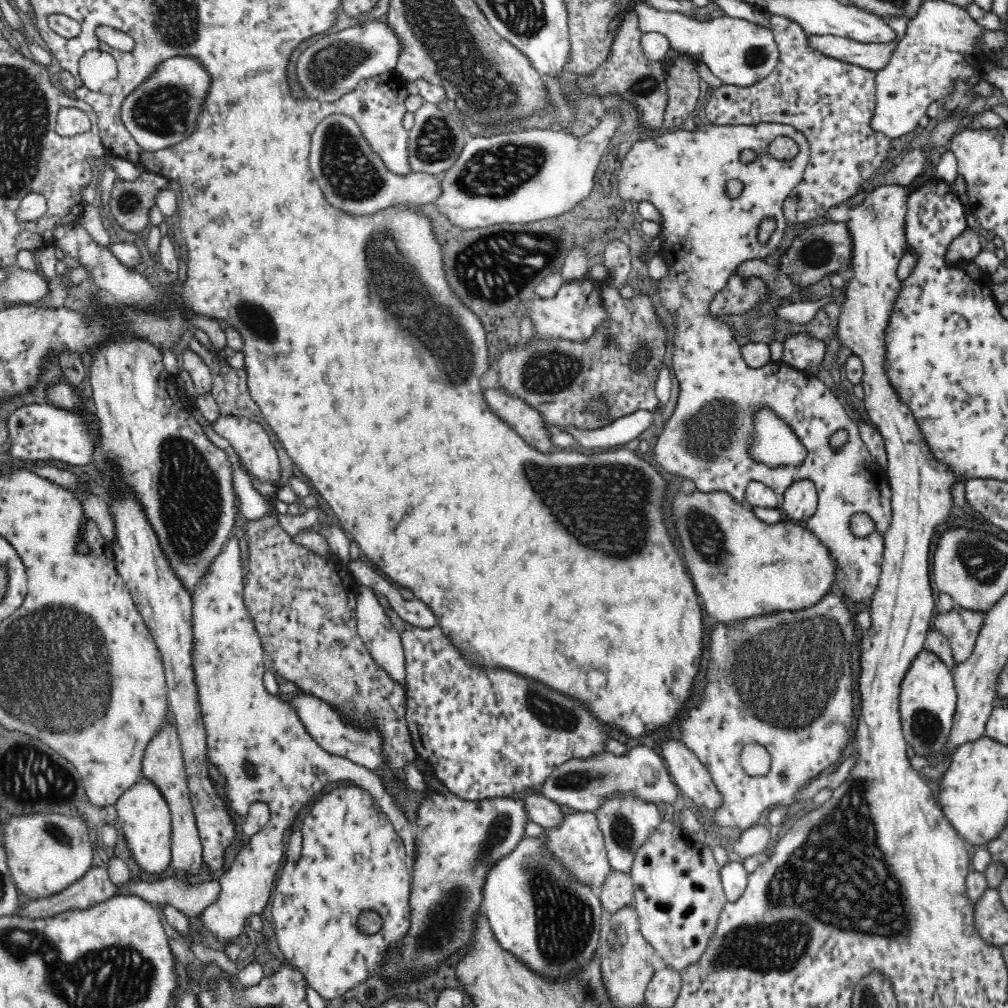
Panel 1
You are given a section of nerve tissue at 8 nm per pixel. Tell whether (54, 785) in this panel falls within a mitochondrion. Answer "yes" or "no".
yes

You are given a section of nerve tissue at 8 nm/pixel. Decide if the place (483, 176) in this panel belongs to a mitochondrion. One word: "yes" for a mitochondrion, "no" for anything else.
yes

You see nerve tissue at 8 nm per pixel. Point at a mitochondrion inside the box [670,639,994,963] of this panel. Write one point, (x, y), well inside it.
(925, 725)

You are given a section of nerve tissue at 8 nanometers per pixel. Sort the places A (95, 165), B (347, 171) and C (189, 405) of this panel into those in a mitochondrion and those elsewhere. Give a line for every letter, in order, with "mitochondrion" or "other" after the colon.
A: other
B: mitochondrion
C: other

